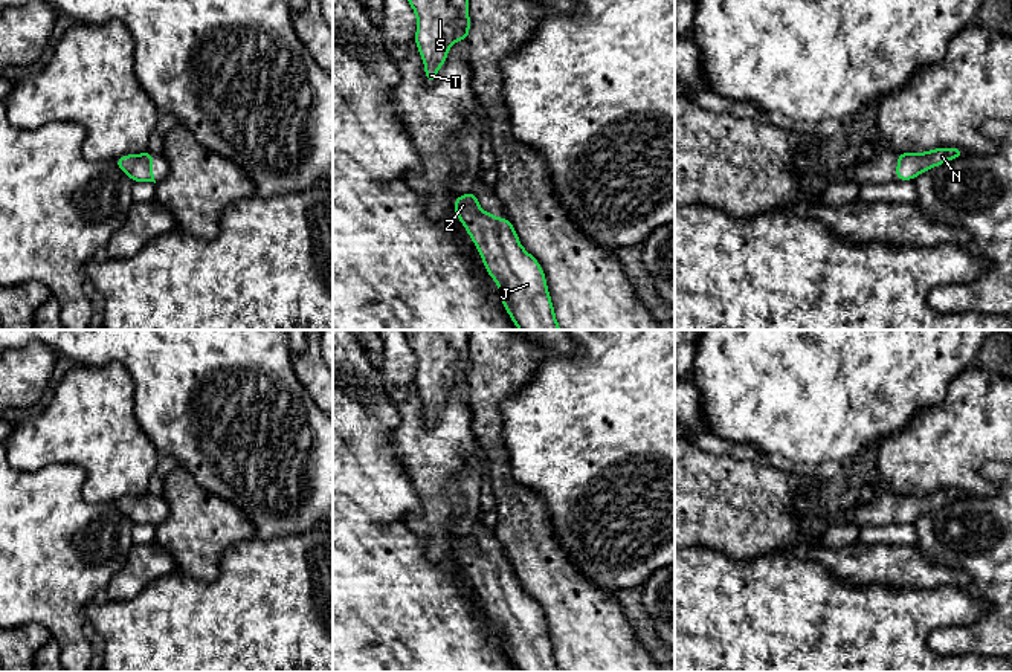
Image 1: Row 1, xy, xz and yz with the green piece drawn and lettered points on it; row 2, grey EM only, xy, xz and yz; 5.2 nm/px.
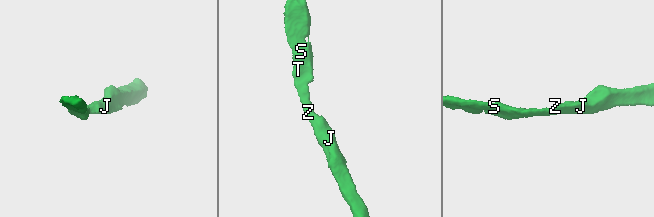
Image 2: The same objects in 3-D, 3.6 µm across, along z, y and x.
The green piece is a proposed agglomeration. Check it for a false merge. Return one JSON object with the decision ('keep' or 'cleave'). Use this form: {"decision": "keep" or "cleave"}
{"decision": "keep"}

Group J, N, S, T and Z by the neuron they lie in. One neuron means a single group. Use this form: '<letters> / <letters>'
J N S T Z

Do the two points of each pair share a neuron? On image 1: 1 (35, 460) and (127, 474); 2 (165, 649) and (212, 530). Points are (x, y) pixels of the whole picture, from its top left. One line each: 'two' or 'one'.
1: one
2: two

